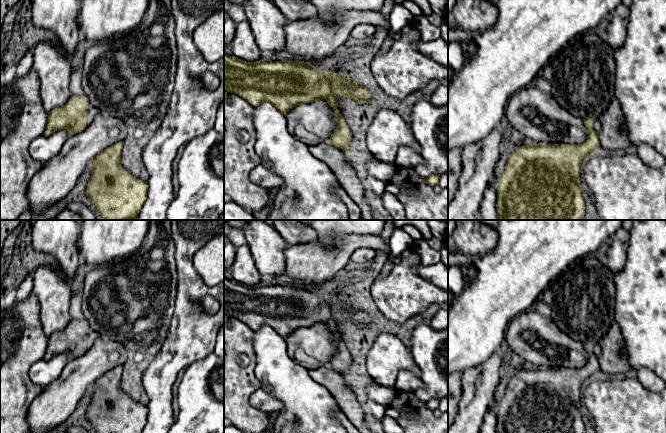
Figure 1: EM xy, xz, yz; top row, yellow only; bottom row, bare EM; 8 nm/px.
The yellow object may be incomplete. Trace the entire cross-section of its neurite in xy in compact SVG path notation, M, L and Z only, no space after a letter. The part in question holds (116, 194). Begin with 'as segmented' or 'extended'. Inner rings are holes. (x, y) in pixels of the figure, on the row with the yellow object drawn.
as segmented; M121 141L107 147L90 164L92 174L85 194L104 220L135 220L147 199L148 182L133 176L121 165L123 144Z

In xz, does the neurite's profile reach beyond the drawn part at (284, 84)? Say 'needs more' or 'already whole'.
already whole

